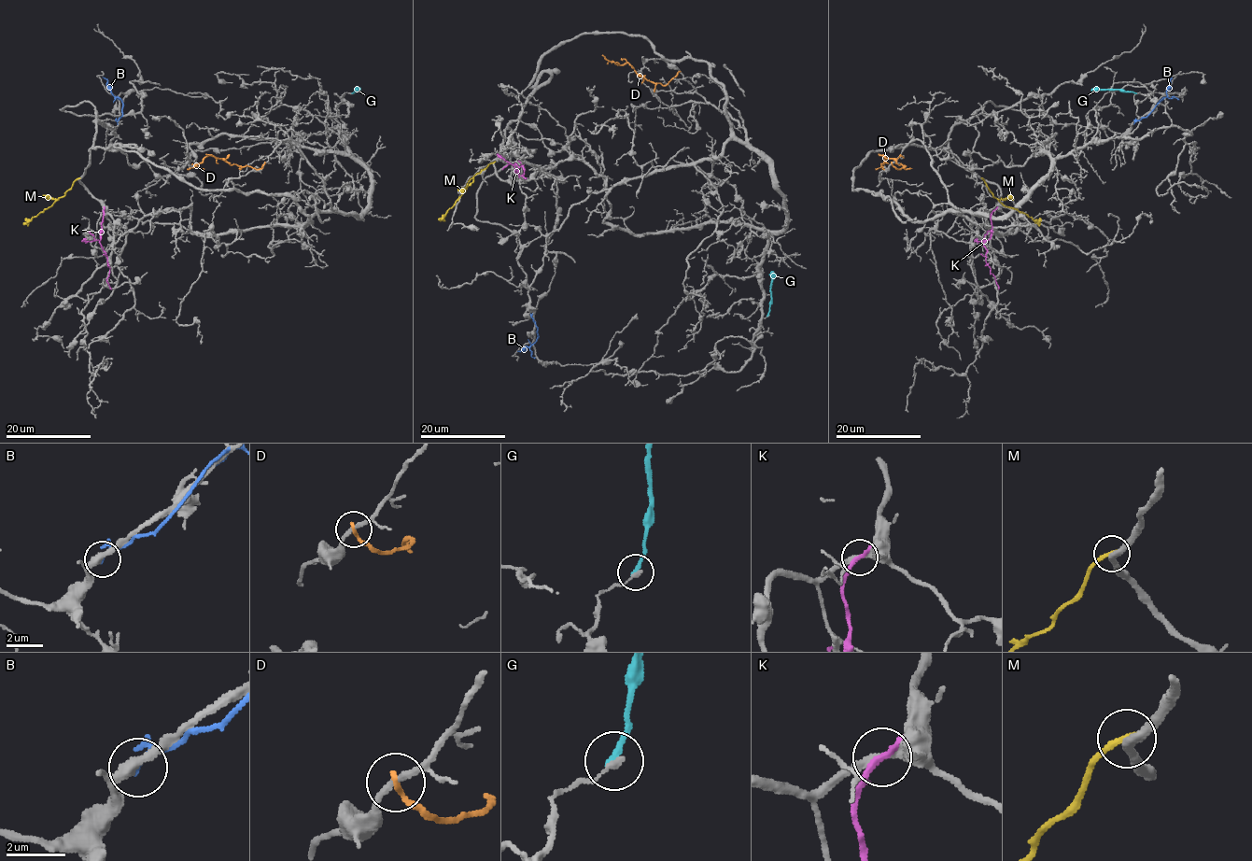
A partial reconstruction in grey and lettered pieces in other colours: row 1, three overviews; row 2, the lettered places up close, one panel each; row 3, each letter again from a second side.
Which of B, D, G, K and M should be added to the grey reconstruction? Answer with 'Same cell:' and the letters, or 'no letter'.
Same cell: no letter

